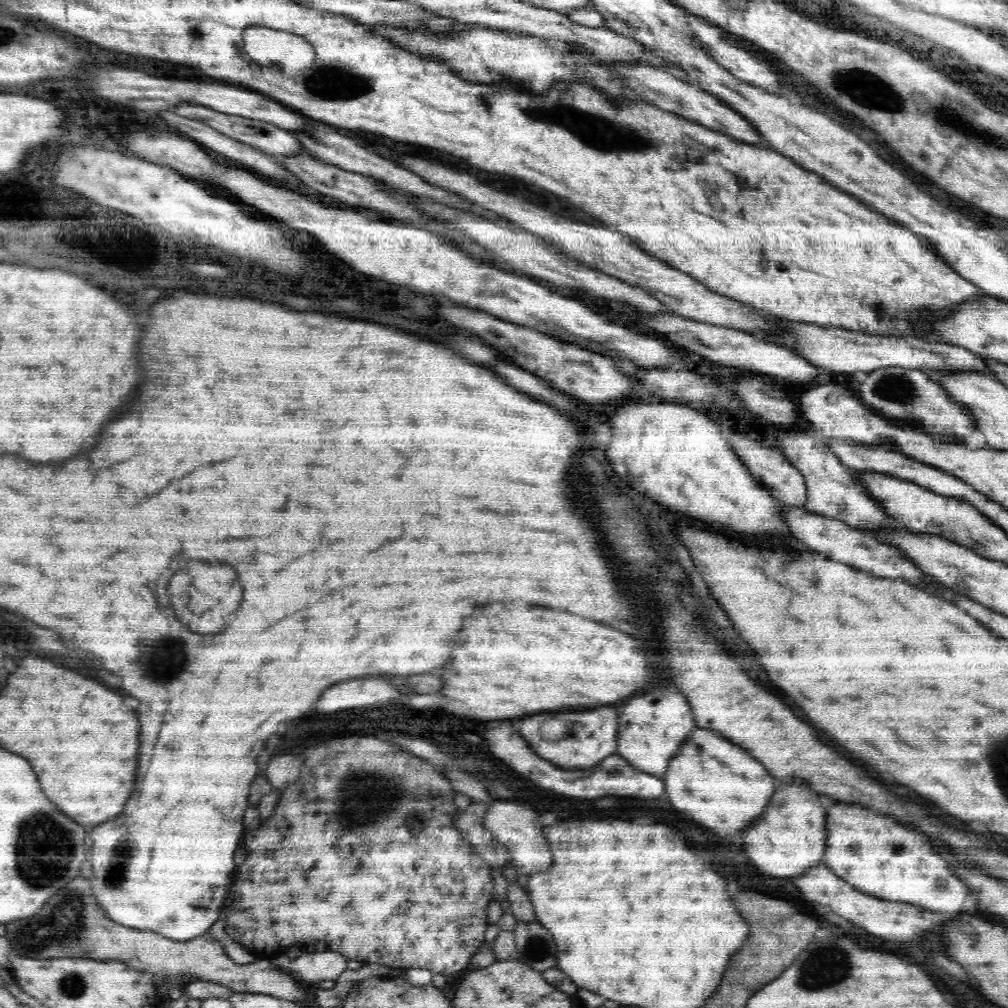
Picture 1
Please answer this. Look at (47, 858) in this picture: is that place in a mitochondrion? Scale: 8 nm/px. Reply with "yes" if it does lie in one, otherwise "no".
yes

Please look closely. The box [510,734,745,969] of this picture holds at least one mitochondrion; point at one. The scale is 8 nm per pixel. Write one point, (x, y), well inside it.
(536, 949)

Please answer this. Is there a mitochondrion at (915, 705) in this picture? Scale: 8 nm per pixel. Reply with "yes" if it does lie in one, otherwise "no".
no

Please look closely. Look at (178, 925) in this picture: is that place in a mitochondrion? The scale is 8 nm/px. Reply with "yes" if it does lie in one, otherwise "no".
no

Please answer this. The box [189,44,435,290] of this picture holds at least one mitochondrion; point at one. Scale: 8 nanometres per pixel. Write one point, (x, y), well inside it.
(334, 79)

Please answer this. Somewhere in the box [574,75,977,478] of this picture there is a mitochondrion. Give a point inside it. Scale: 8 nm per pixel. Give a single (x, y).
(895, 386)

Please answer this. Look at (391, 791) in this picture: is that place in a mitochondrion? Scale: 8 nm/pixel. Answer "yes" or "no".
yes

